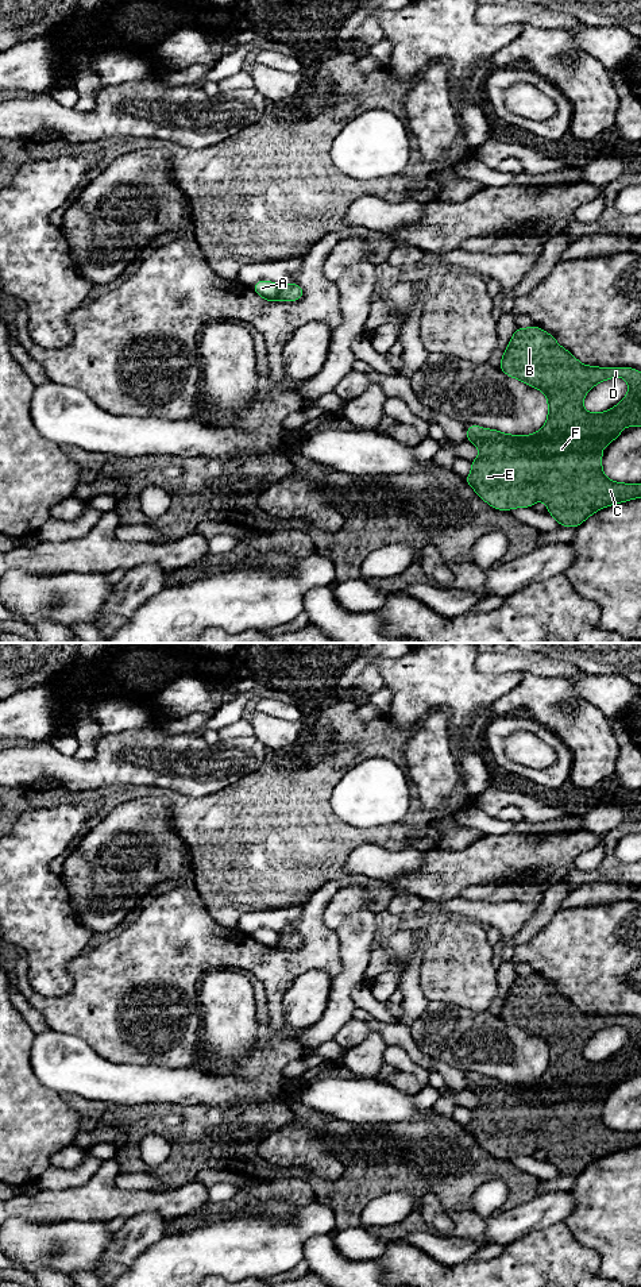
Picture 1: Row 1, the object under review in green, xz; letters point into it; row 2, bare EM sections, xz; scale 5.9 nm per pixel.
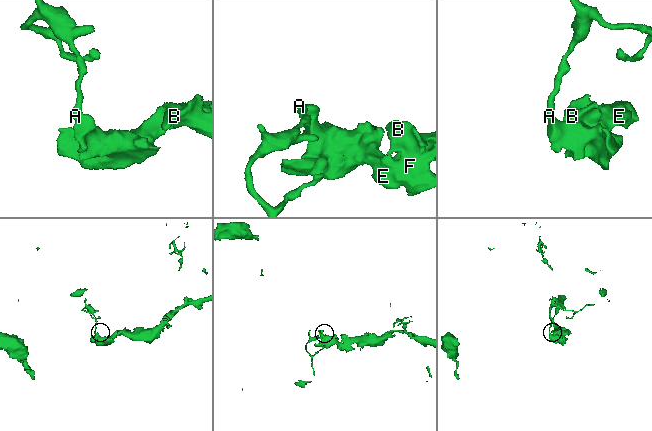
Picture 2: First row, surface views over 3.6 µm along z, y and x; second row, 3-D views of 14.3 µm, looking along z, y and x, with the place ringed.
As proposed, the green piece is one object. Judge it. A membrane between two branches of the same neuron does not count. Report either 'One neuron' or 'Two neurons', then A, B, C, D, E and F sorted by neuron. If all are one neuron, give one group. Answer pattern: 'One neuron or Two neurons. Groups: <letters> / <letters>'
Two neurons. Groups: A / B C D E F

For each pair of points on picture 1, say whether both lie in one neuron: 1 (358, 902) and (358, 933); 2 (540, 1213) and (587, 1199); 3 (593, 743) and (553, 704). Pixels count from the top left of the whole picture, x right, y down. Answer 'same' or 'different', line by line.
1: different
2: different
3: same

